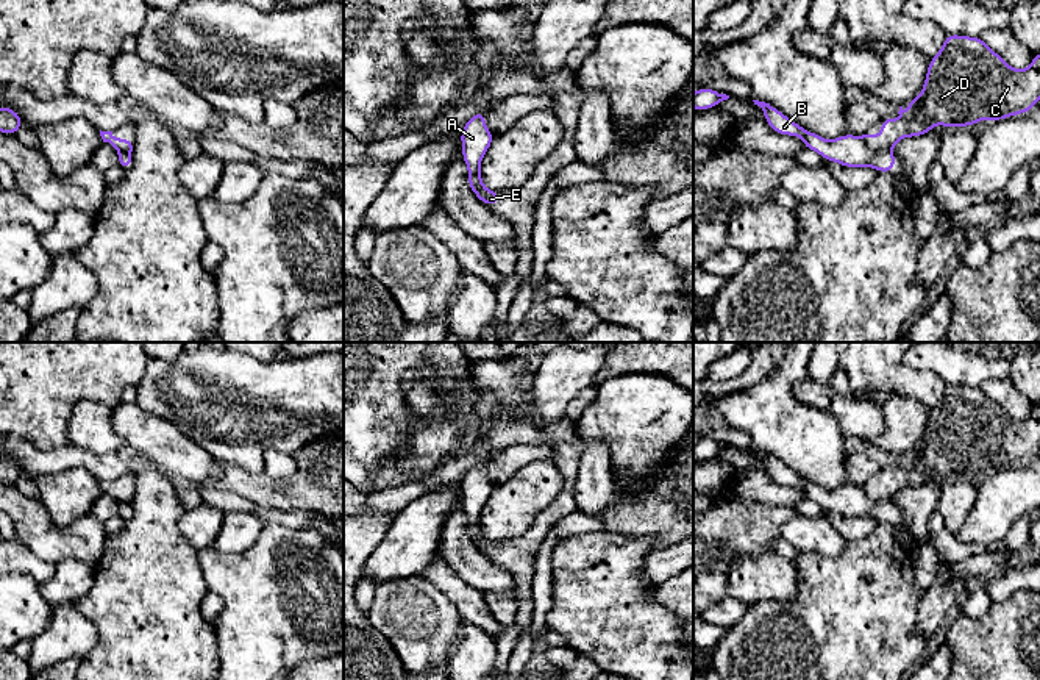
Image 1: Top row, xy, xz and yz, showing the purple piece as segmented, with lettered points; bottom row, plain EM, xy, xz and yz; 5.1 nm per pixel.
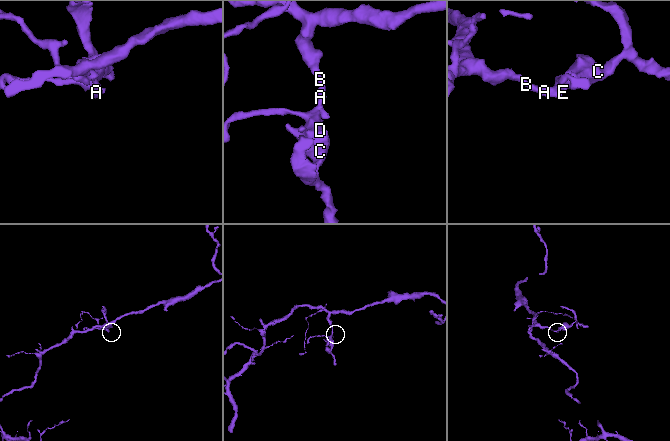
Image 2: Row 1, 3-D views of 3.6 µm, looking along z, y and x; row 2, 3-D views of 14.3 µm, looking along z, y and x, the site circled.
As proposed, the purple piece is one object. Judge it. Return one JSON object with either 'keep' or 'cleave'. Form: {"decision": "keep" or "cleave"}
{"decision": "cleave"}

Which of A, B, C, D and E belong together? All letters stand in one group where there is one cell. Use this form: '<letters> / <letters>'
A B / C D E

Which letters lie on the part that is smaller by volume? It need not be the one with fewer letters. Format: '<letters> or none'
C, D, E

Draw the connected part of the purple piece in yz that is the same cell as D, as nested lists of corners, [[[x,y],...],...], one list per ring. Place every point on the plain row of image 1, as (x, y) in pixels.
[[[946,385],[940,402],[929,411],[924,438],[918,447],[906,453],[910,461],[899,456],[901,472],[885,467],[881,475],[881,486],[873,488],[870,480],[864,489],[870,500],[887,502],[901,488],[921,486],[934,474],[943,477],[968,477],[984,469],[995,472],[1023,464],[1035,456],[1040,449],[1040,403],[1034,406],[1032,414],[1024,421],[1012,419],[999,405],[996,405],[981,388]]]

